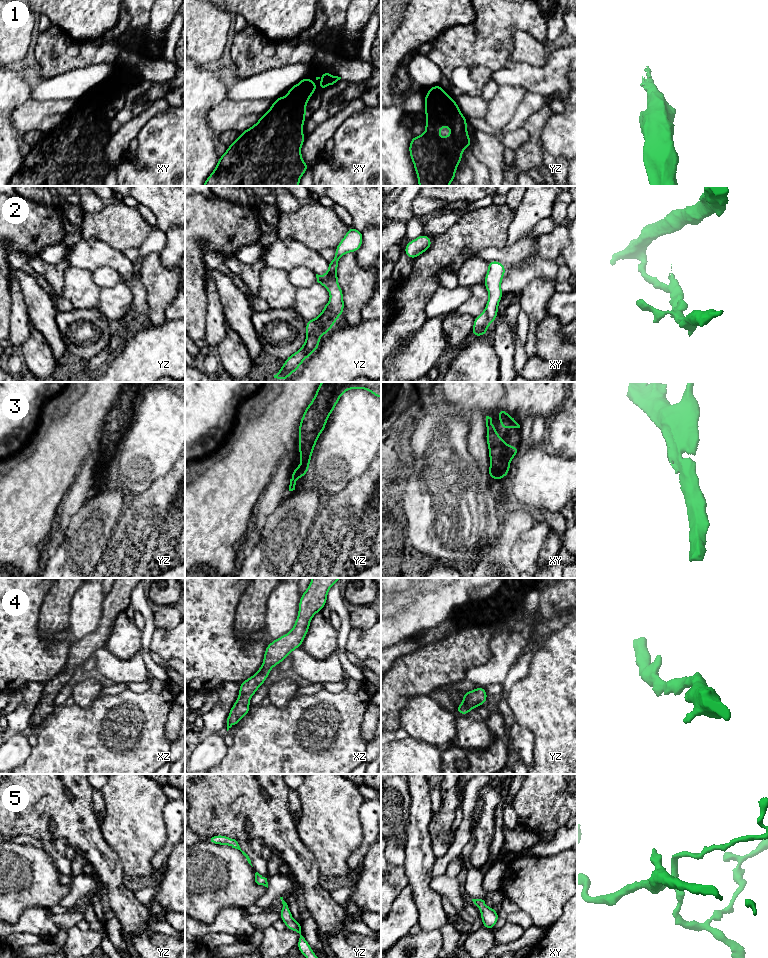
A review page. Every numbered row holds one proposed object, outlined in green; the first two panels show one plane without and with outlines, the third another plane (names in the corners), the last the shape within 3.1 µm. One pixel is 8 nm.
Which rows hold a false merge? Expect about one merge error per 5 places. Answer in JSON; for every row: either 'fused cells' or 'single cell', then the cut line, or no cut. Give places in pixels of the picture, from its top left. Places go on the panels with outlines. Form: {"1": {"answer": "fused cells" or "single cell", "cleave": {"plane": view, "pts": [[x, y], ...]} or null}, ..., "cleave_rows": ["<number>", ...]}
{"1": {"answer": "single cell", "cleave": null}, "2": {"answer": "single cell", "cleave": null}, "3": {"answer": "single cell", "cleave": null}, "4": {"answer": "single cell", "cleave": null}, "5": {"answer": "single cell", "cleave": null}, "cleave_rows": []}

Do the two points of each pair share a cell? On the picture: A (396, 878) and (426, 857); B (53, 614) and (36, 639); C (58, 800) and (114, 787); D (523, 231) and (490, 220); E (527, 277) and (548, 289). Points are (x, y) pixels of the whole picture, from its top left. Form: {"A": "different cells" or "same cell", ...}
{"A": "different cells", "B": "different cells", "C": "different cells", "D": "different cells", "E": "different cells"}

